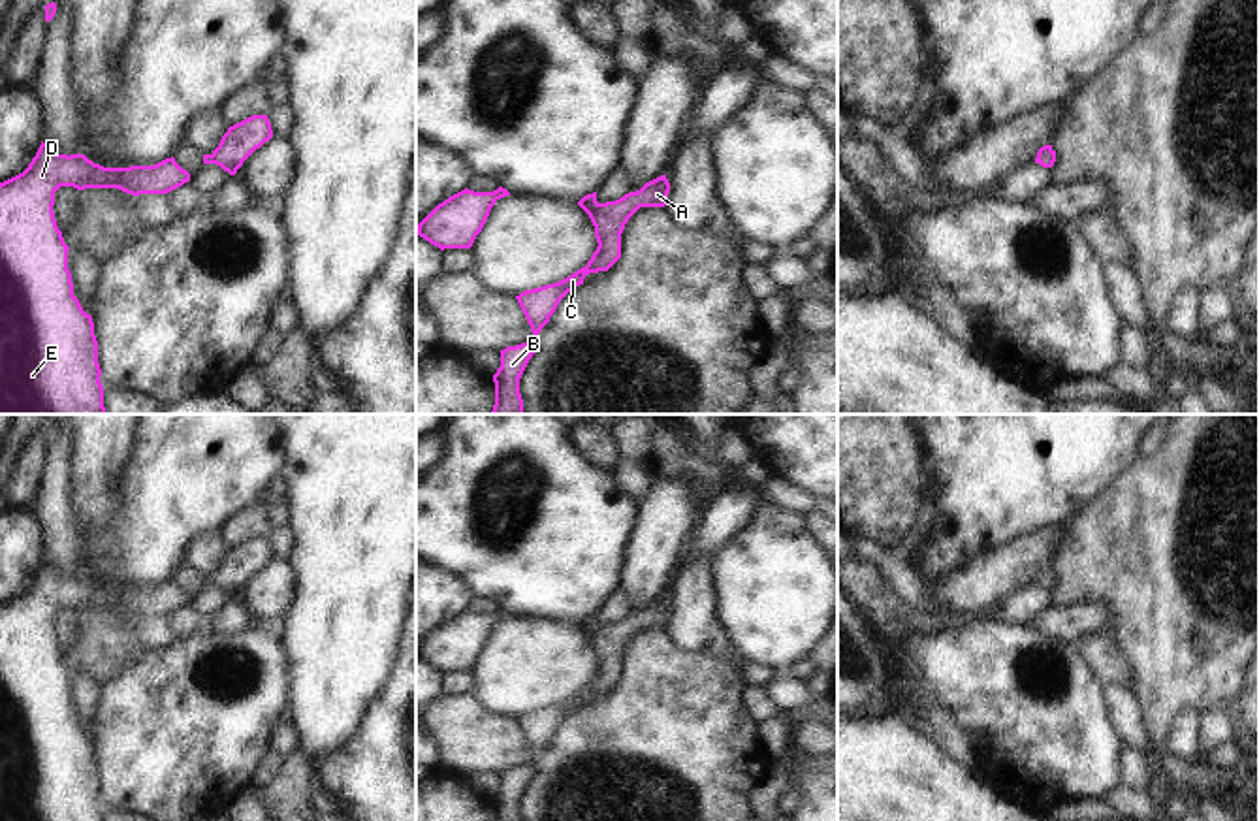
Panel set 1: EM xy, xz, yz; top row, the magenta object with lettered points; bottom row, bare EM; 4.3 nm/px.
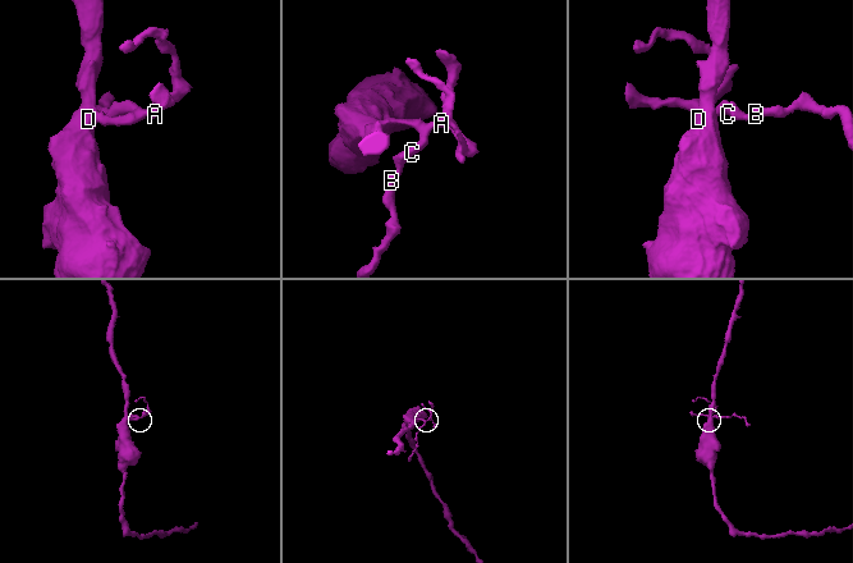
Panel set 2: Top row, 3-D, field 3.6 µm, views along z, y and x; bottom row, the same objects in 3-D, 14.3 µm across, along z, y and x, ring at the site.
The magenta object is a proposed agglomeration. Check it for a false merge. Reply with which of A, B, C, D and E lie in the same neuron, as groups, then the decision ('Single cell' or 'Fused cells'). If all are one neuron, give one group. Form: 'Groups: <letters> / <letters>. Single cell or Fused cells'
Groups: A B C D E. Single cell.

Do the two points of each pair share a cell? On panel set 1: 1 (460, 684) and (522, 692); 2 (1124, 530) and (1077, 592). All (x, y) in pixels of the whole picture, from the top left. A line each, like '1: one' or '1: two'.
1: two
2: one

